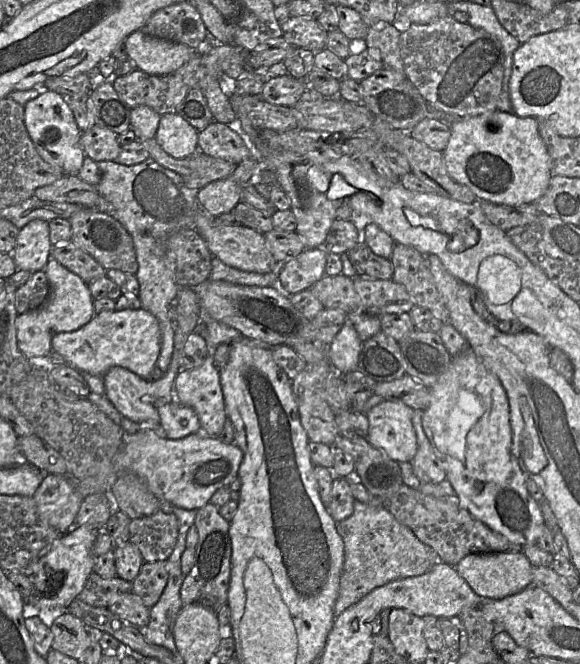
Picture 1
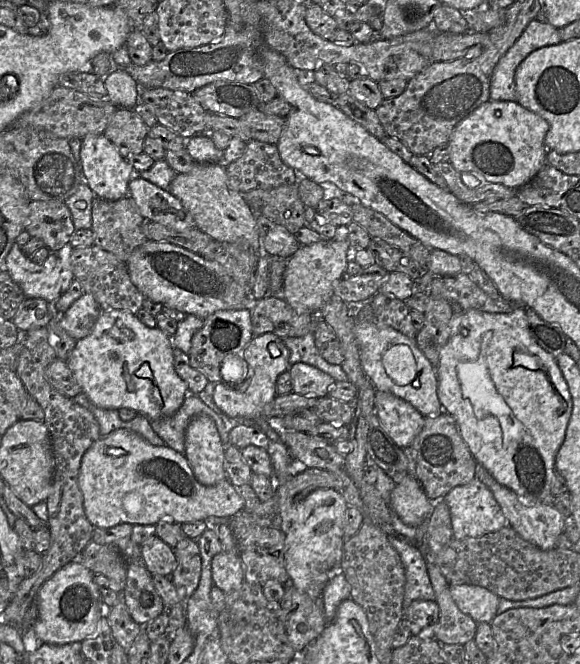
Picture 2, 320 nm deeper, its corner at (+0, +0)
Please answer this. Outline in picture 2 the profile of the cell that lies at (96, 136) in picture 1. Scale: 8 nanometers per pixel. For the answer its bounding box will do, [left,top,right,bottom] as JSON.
[103,108,150,158]

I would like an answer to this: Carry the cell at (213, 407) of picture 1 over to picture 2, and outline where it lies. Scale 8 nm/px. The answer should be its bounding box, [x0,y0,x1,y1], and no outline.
[212,333,292,420]

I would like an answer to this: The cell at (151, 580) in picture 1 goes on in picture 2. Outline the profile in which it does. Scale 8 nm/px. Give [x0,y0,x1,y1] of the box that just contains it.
[170,537,202,602]

